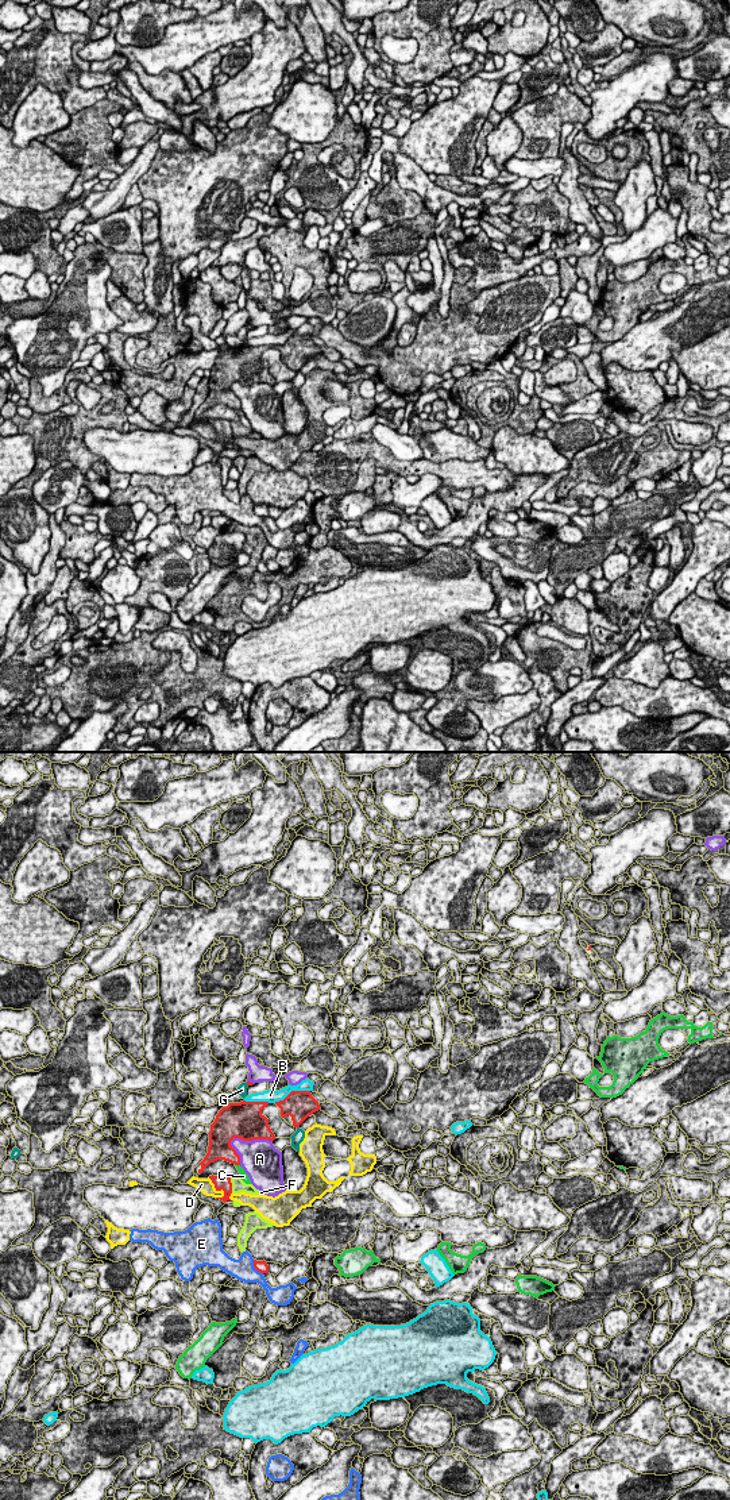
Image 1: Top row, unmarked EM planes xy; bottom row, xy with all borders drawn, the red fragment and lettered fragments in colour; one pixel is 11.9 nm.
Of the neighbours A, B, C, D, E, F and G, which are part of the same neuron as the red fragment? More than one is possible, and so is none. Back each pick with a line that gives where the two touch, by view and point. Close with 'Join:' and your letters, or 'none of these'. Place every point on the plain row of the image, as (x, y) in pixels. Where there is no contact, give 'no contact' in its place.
Join: none of these

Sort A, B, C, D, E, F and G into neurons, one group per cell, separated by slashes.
A / B / C / D / E / F / G

